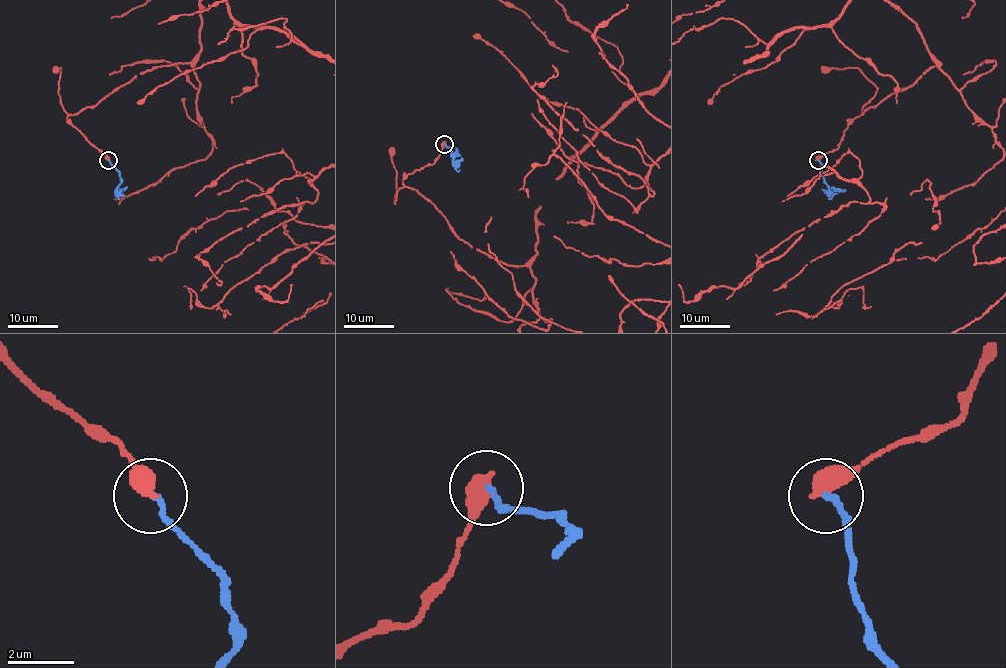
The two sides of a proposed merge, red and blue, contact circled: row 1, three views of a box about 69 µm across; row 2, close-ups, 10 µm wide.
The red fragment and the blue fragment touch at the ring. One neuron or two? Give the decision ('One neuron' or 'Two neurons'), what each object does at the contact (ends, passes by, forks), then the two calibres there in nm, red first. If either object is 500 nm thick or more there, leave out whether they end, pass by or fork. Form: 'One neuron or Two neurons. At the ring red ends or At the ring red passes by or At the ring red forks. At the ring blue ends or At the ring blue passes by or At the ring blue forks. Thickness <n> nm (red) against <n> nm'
Two neurons. Thickness 600 nm (red) against 170 nm

